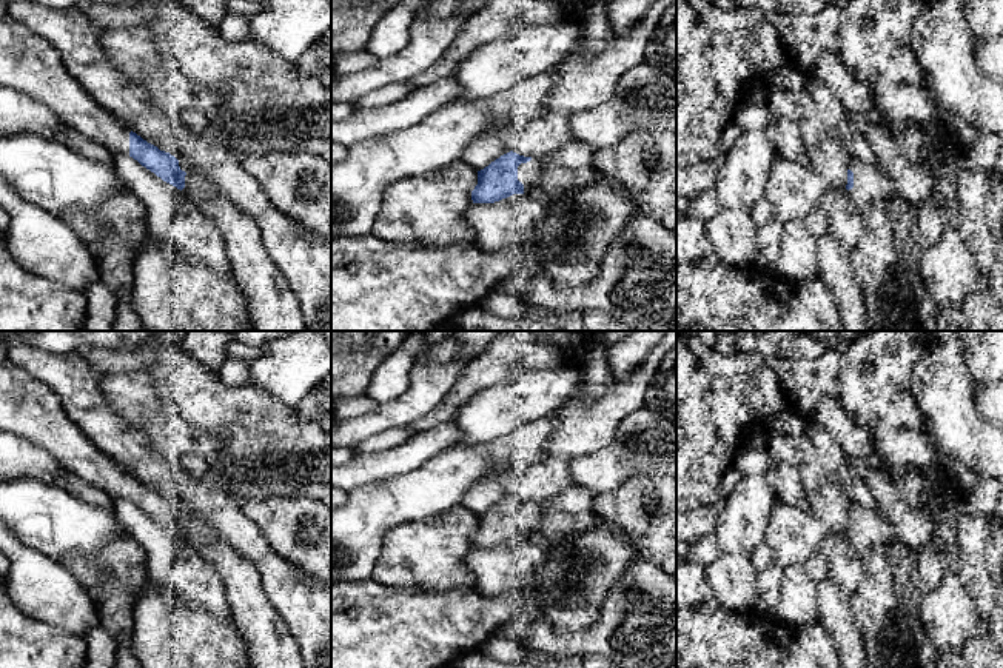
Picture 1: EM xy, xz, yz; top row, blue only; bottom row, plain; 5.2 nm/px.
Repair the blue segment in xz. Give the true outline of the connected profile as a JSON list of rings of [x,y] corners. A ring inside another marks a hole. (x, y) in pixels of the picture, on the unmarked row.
[[[513,496],[478,516],[478,529],[471,536],[473,548],[495,548],[513,539],[530,537],[538,531],[542,505]]]

